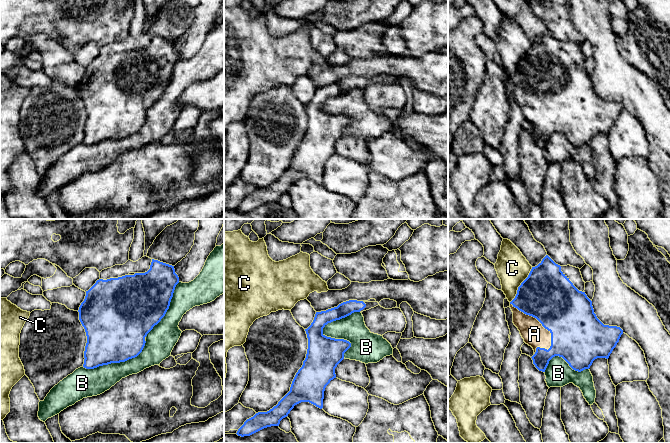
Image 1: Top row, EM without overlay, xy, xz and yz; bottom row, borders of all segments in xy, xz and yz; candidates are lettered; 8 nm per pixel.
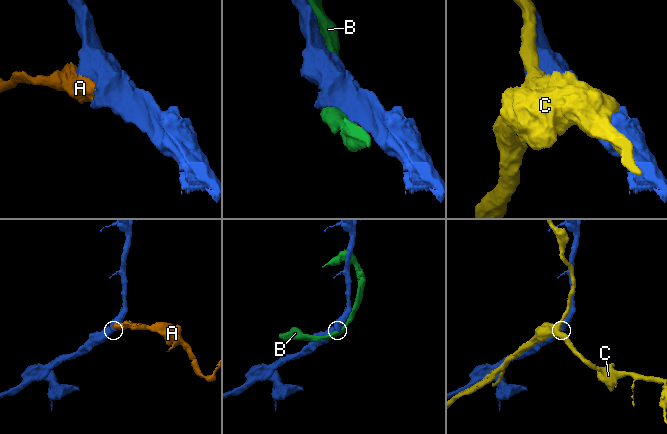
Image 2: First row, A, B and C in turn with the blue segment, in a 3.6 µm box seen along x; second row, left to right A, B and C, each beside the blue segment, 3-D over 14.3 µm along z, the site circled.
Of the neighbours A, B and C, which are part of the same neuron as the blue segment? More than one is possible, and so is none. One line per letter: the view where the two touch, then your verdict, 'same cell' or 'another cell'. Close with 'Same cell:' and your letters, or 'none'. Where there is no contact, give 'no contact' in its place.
A: meets blue in yz; same cell
B: meets blue in xz; another cell
C: meets blue in yz; another cell
Same cell: A

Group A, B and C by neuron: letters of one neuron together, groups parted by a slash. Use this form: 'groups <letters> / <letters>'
groups A / B / C

